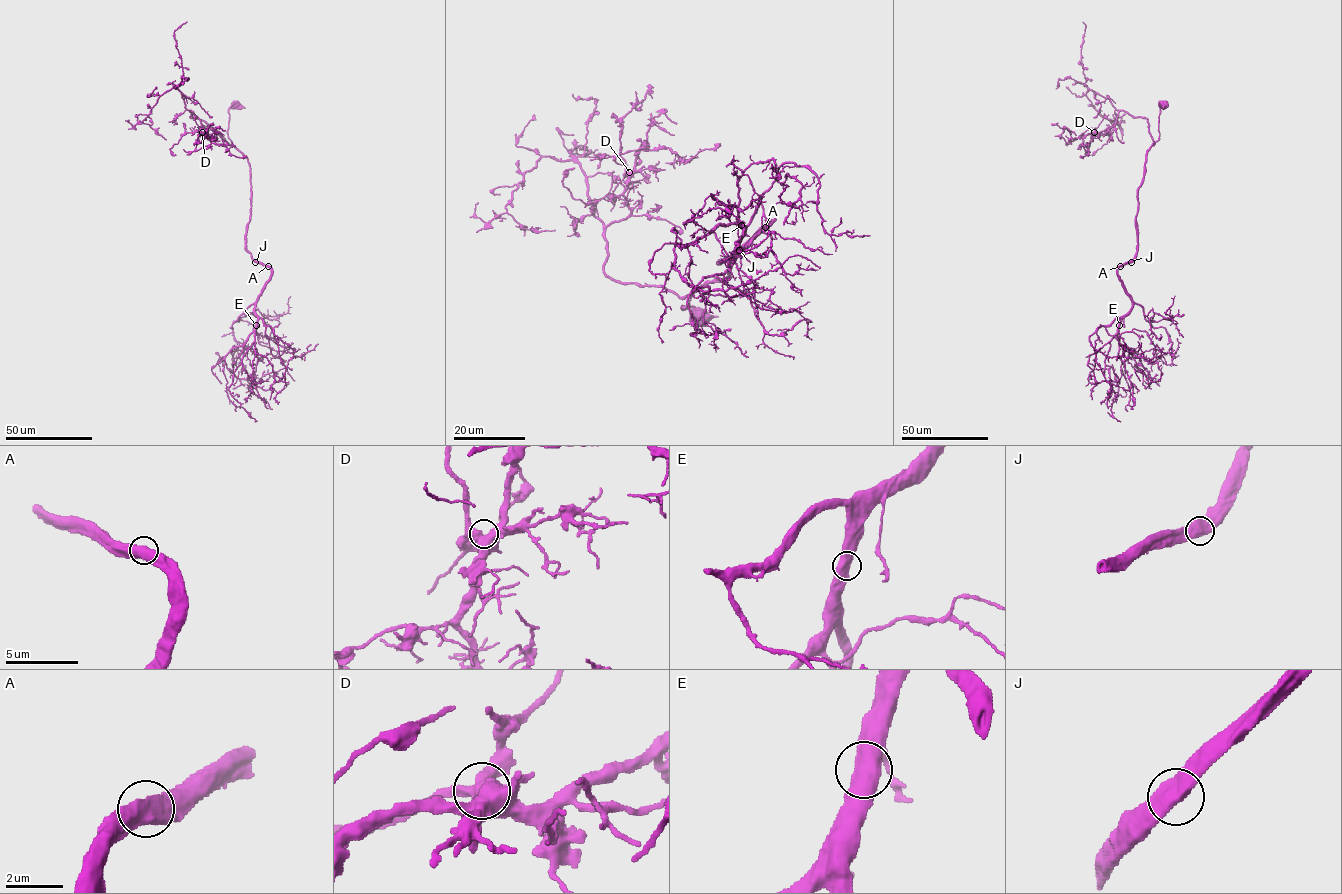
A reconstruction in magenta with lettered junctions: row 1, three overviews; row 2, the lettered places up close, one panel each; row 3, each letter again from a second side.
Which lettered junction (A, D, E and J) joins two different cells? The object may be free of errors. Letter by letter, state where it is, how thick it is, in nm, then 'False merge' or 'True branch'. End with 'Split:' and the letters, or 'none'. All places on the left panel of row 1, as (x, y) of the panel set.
A: Place: (268, 266). Thickness 550 nm. True branch
D: Place: (202, 132). Thickness 650 nm. True branch
E: Place: (256, 325). Thickness 600 nm. True branch
J: Place: (255, 262). Thickness 650 nm. True branch
Split: none

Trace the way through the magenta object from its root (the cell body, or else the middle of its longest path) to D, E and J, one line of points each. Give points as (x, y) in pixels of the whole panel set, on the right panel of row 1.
D: (1163, 104), (1159, 105), (1159, 138), (1153, 145), (1147, 120), (1122, 110), (1113, 126), (1094, 132)
E: (1163, 104), (1159, 105), (1159, 138), (1147, 152), (1137, 193), (1137, 251), (1117, 269), (1132, 302), (1119, 325)
J: (1163, 104), (1159, 105), (1159, 138), (1147, 152), (1144, 181), (1137, 193), (1137, 252), (1131, 262)

